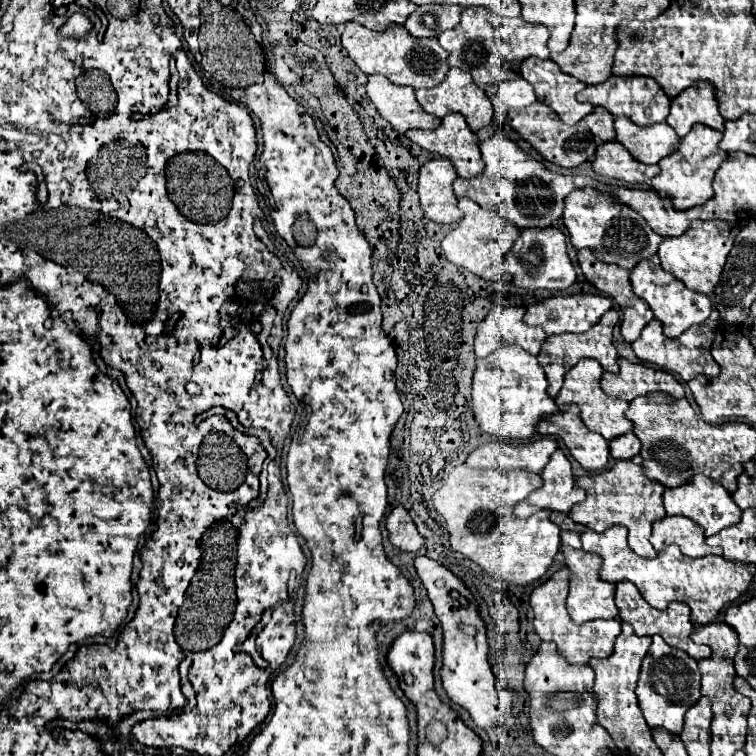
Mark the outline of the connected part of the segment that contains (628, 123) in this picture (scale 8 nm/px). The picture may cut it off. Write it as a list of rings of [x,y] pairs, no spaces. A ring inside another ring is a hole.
[[[622,116],[614,120],[614,126],[616,140],[624,144],[630,150],[630,154],[644,164],[660,162],[662,156],[672,154],[680,144],[680,138],[676,136],[676,132],[672,132],[672,128],[666,122],[638,126],[630,118]]]

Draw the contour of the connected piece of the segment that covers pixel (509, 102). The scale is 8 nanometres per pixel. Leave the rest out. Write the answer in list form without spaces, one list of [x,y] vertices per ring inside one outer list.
[[[516,76],[512,80],[504,80],[498,86],[498,98],[510,108],[524,108],[524,106],[536,102],[532,84],[528,84],[528,80],[524,80],[522,76]]]

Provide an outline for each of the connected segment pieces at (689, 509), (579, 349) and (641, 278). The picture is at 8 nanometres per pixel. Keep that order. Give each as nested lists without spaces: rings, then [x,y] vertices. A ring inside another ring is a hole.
[[[692,476],[690,482],[678,486],[678,488],[666,488],[664,490],[664,508],[668,516],[686,516],[690,520],[694,520],[700,528],[704,528],[706,536],[712,536],[716,532],[720,532],[726,526],[736,524],[736,520],[740,520],[740,508],[734,504],[734,500],[730,498],[730,494],[720,488],[720,484],[708,480],[706,476]]]
[[[608,310],[588,332],[584,334],[554,334],[554,336],[548,336],[542,344],[542,350],[538,354],[538,360],[540,364],[544,366],[544,372],[548,374],[548,382],[550,382],[550,396],[556,396],[556,392],[562,388],[562,380],[564,380],[564,374],[580,360],[580,358],[596,358],[604,370],[608,372],[618,372],[618,364],[616,364],[616,358],[618,358],[618,350],[616,346],[612,344],[612,330],[618,322],[618,312],[616,310]]]
[[[656,254],[646,260],[640,260],[636,264],[636,268],[632,268],[630,282],[634,286],[636,296],[640,296],[650,306],[650,310],[654,312],[654,318],[664,324],[664,334],[670,338],[682,334],[692,324],[704,322],[712,312],[712,304],[710,304],[708,296],[704,296],[700,292],[692,292],[684,284],[680,284],[680,280],[676,280],[674,276],[668,276],[662,270],[660,258]]]

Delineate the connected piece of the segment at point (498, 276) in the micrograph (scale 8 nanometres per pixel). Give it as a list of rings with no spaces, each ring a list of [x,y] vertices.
[[[460,198],[458,208],[464,212],[464,216],[458,226],[450,230],[448,236],[442,240],[442,250],[446,258],[452,264],[462,266],[484,280],[512,280],[512,276],[504,270],[504,254],[520,236],[520,228],[504,220],[496,208],[480,208],[480,204],[468,198]]]

